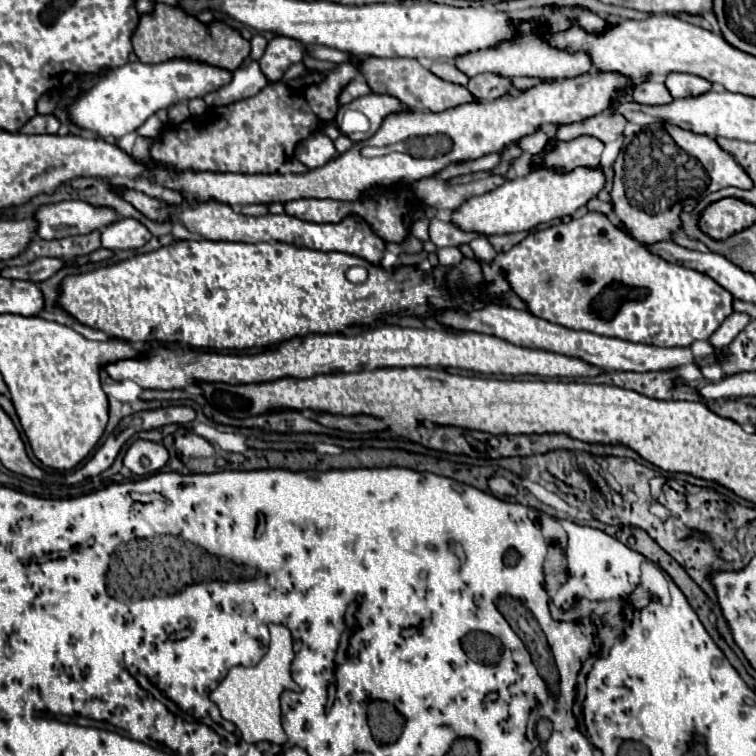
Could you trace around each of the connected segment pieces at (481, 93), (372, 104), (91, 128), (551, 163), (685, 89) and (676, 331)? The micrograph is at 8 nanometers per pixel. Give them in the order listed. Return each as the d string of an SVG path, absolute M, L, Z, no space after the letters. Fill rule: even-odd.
M478 74L470 78L466 88L476 100L496 100L514 90L508 78L502 78L496 74Z
M368 94L368 96L362 96L362 98L356 98L352 100L350 104L346 104L344 108L350 108L350 110L358 110L362 112L368 122L370 122L370 130L366 134L362 134L360 138L370 138L382 124L382 120L392 114L392 112L402 112L406 110L396 98L392 96L386 96L386 94Z
M168 60L162 64L128 62L120 68L102 70L104 74L88 74L88 80L98 76L98 82L68 106L70 122L102 138L122 138L124 134L138 130L154 112L170 108L182 100L202 98L204 94L218 90L232 80L232 74L228 70L192 60Z
M578 136L568 142L554 144L544 156L538 166L530 166L530 170L538 168L552 168L556 172L572 172L574 168L600 168L600 154L604 144L594 136Z
M668 74L666 88L674 98L688 98L706 94L708 90L712 90L712 82L694 74Z
M586 212L584 216L572 218L570 222L560 222L546 230L538 230L536 234L528 234L512 250L500 252L494 258L494 264L506 274L512 292L526 302L530 314L564 328L586 330L598 336L612 336L652 346L690 346L696 340L708 340L716 328L732 314L734 296L716 284L716 280L698 270L666 262L664 258L650 252L644 244L624 234L608 220L608 216L600 212ZM612 282L622 282L630 288L646 290L648 294L642 300L624 300L620 310L614 312L616 296L626 296L626 288Z

